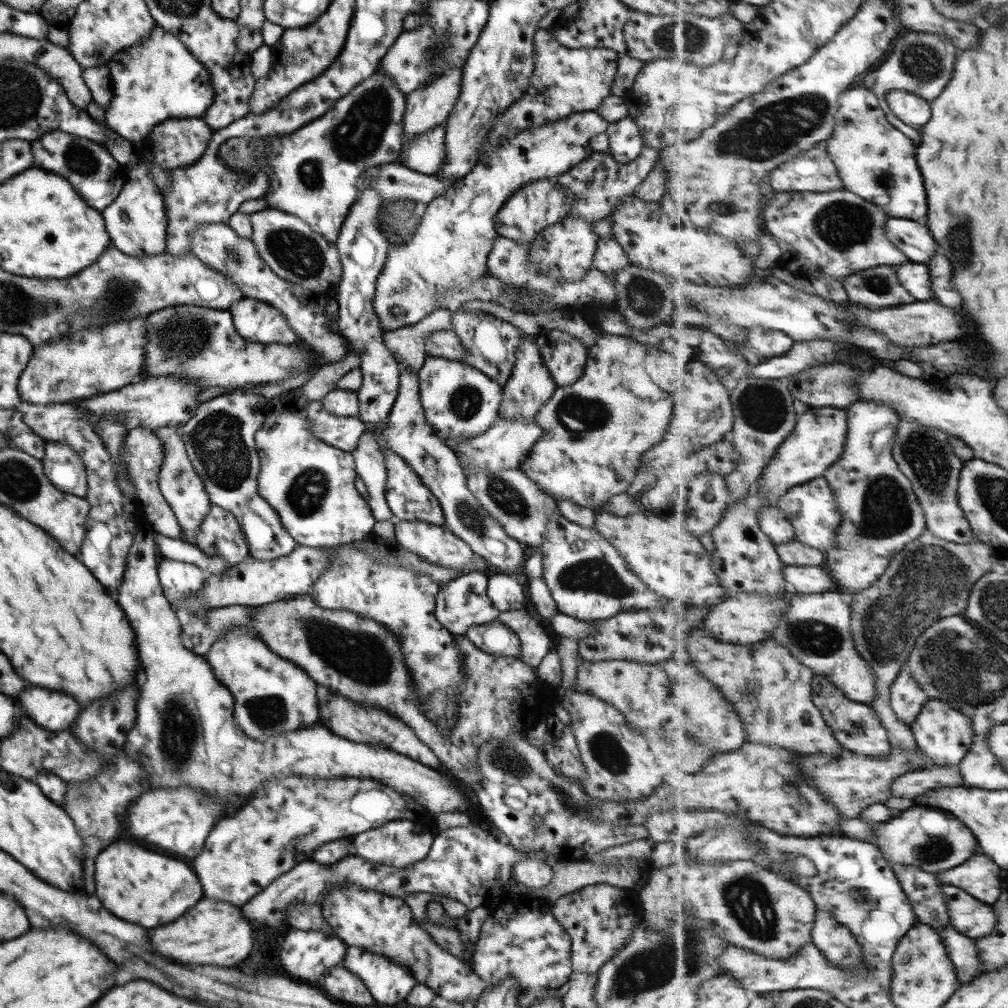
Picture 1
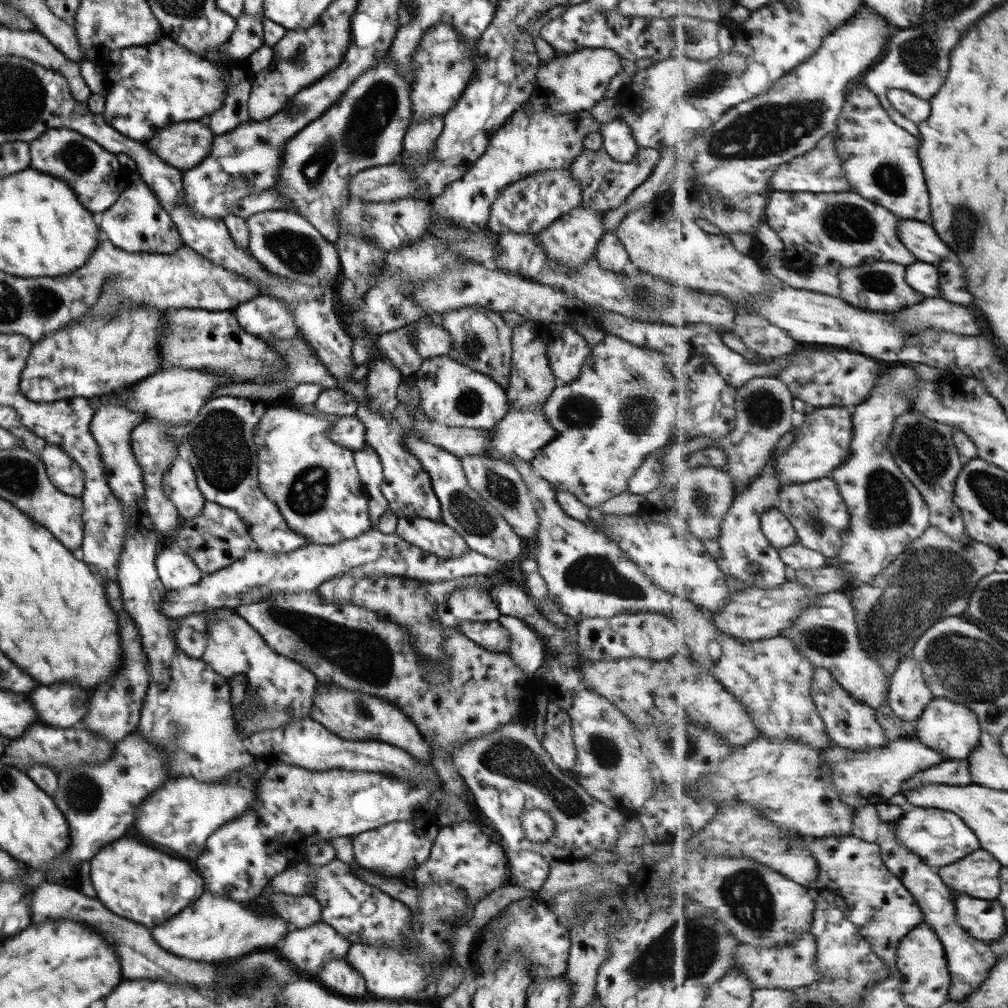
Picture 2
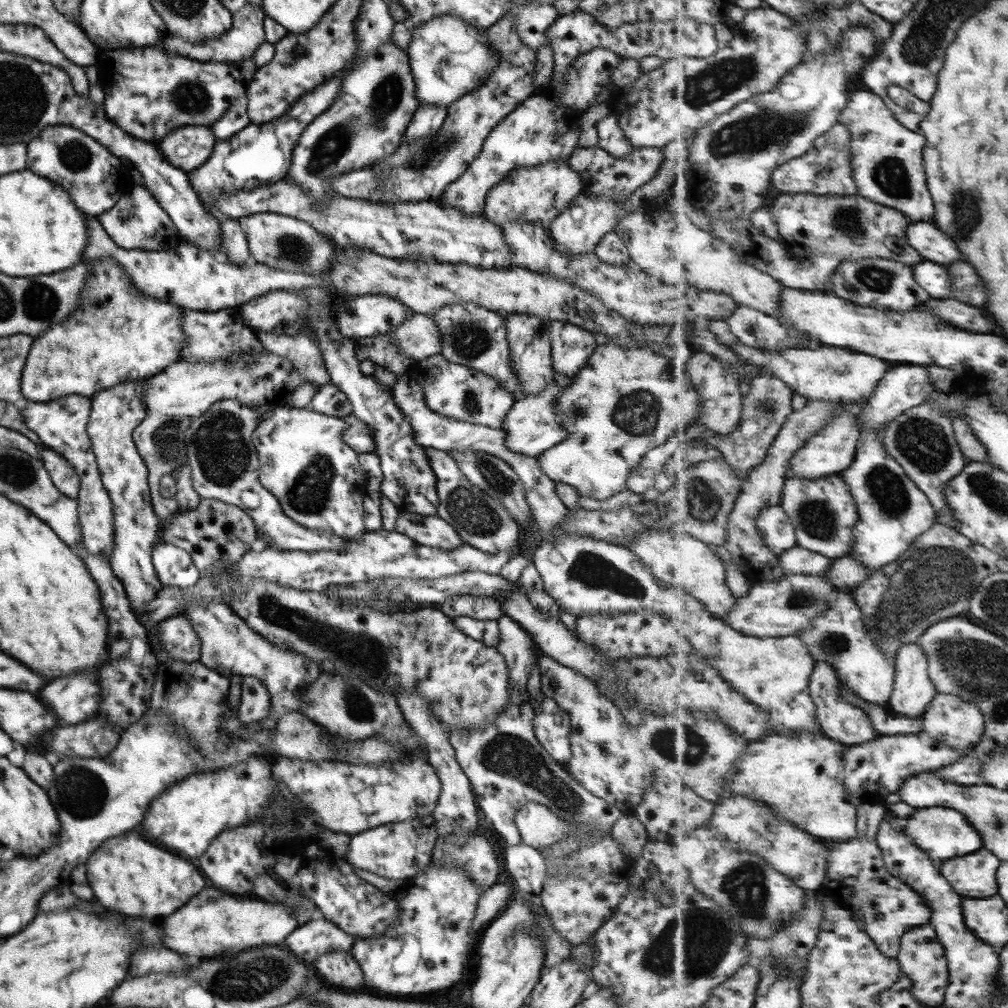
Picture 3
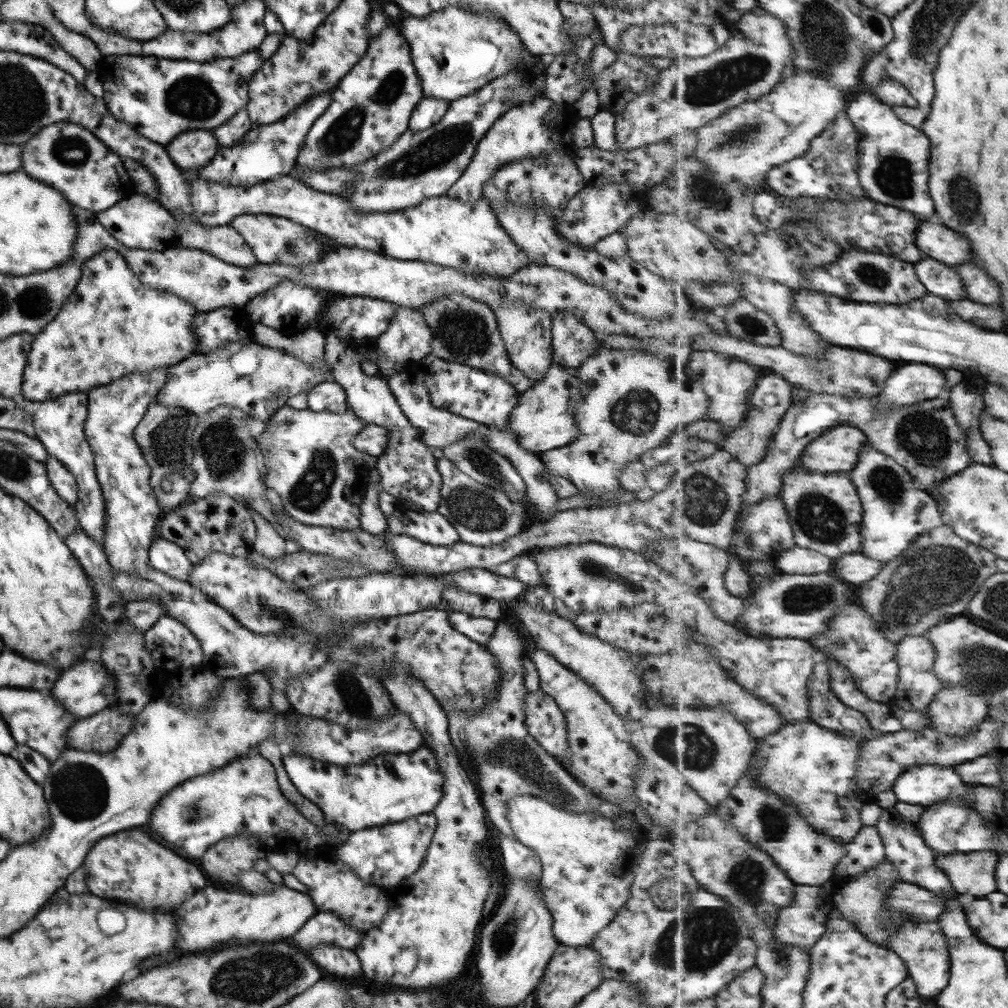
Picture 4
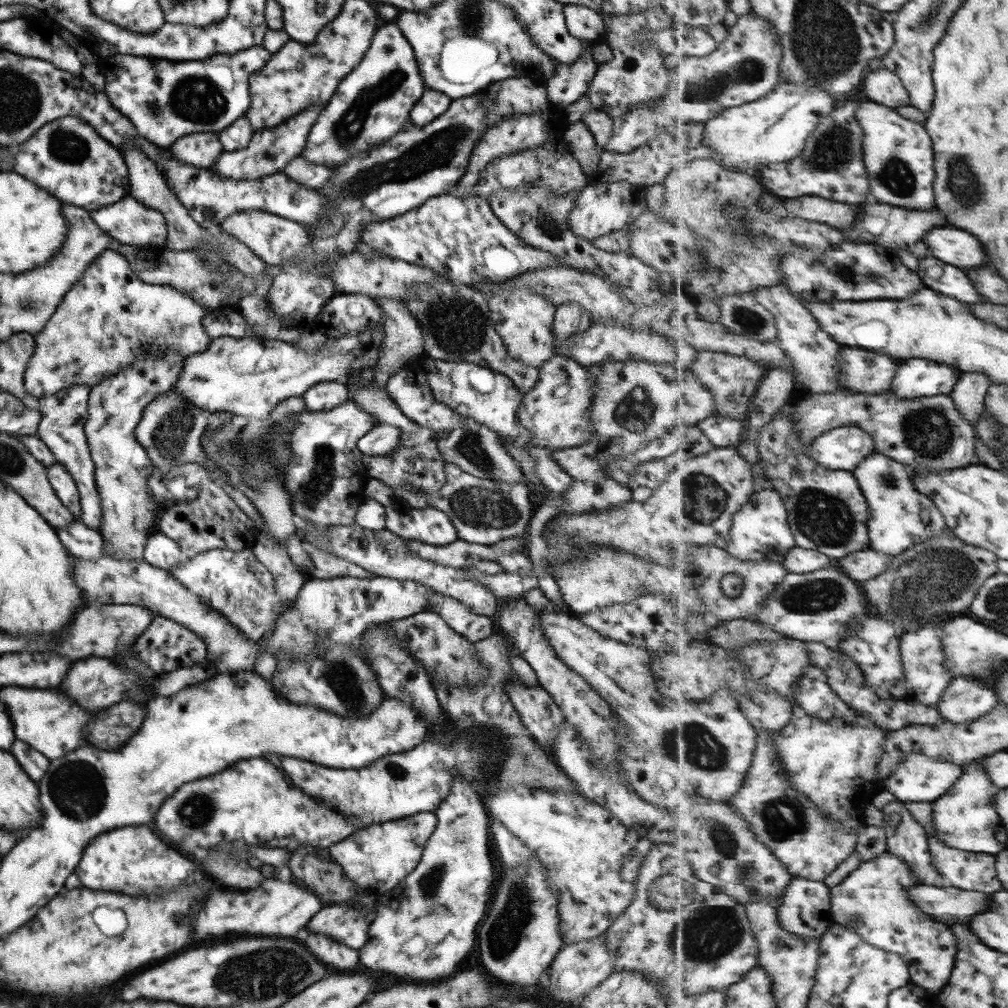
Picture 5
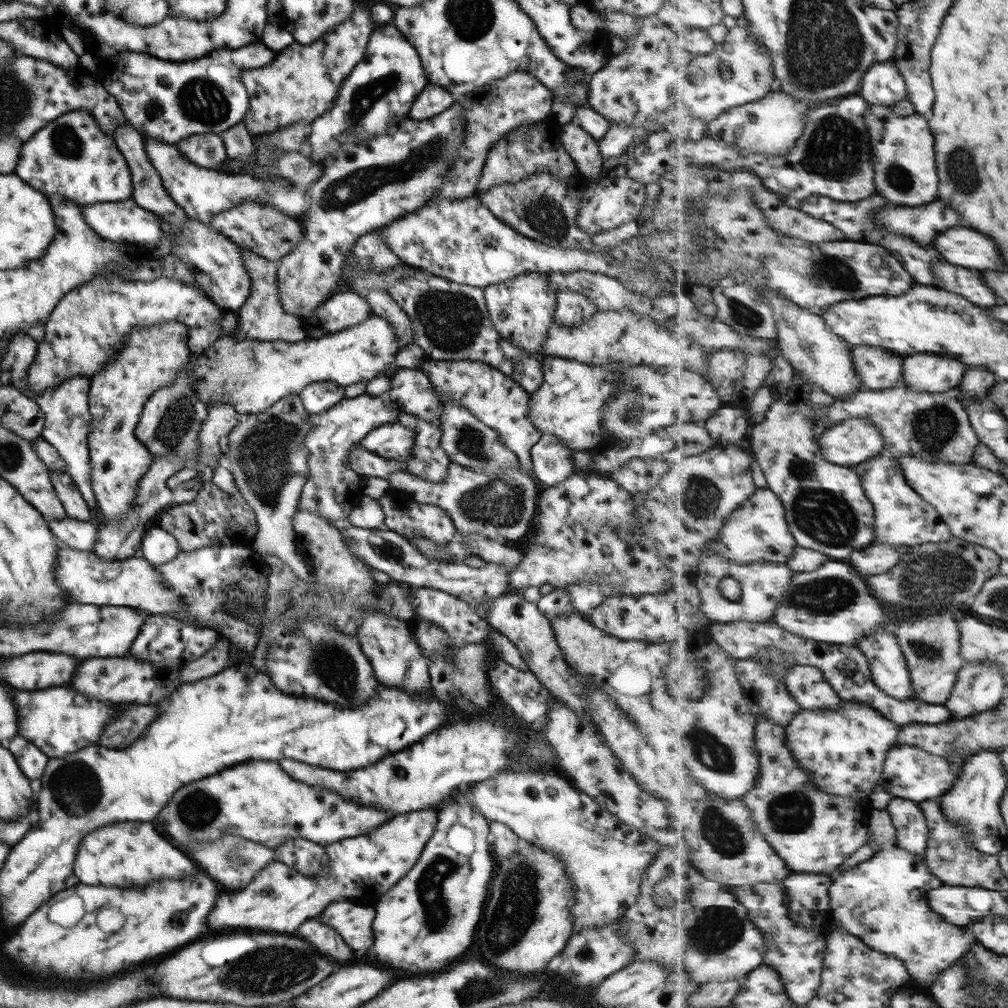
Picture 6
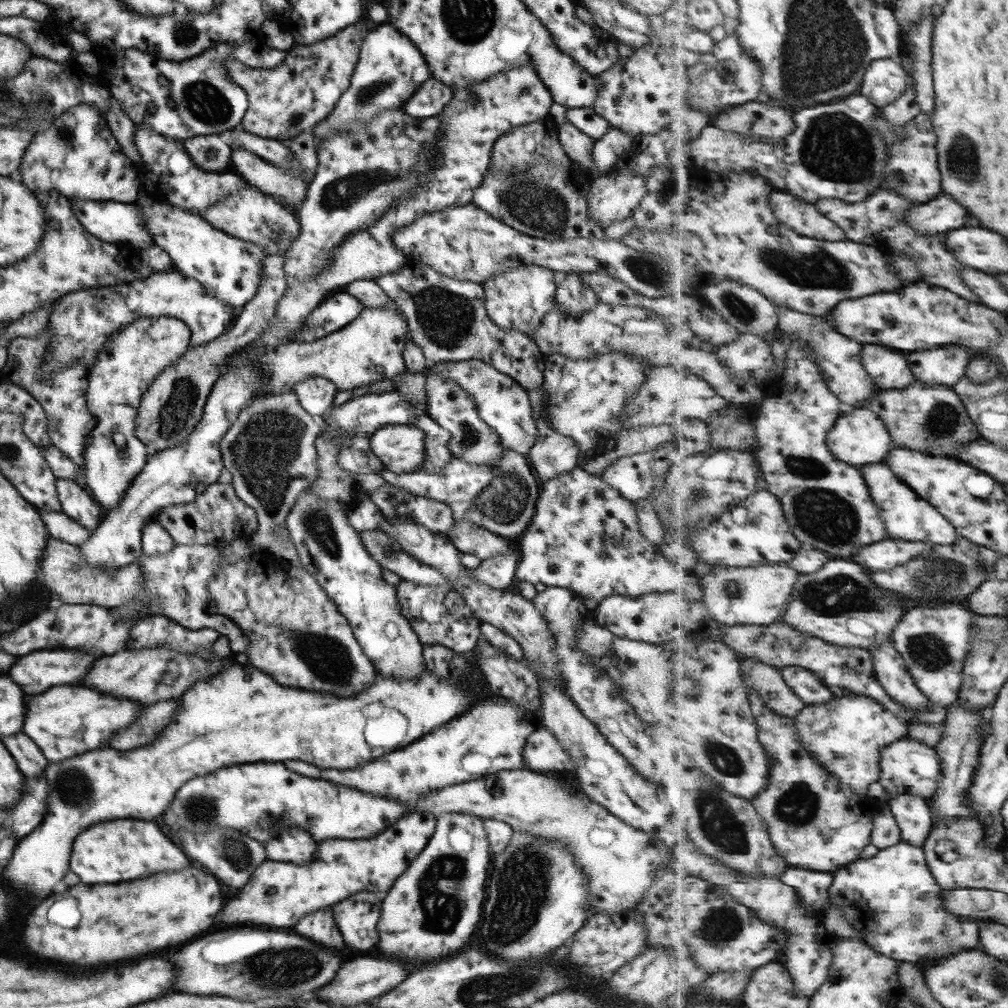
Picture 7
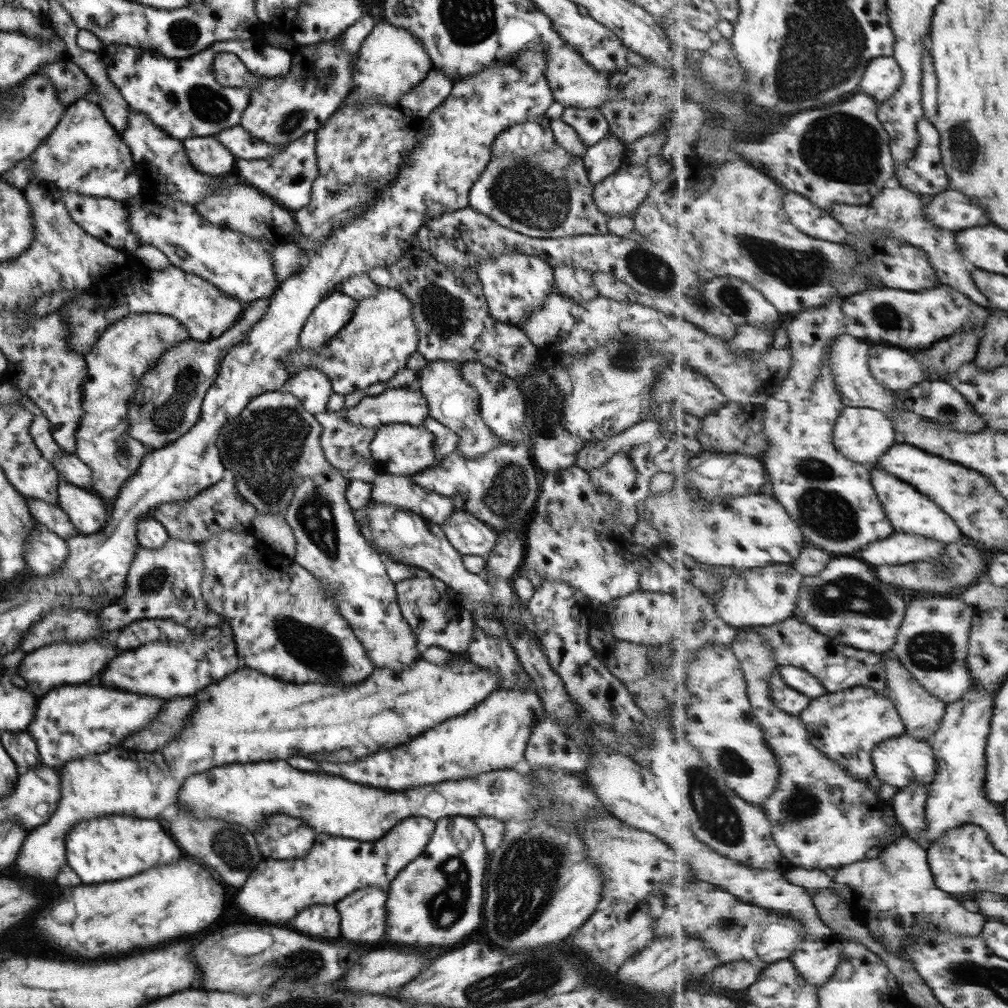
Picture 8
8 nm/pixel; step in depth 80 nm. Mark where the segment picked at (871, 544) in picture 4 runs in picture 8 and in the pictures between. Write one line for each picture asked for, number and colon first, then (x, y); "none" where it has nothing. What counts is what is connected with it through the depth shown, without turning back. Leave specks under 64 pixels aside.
5: (901, 517)
6: (903, 518)
7: (909, 517)
8: (911, 511)

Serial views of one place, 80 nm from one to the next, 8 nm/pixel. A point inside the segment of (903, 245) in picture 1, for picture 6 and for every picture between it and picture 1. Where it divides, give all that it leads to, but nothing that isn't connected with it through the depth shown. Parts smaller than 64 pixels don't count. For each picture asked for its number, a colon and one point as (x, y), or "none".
2: (921, 239)
3: (934, 245)
4: (935, 240)
5: (956, 247)
6: (964, 247)

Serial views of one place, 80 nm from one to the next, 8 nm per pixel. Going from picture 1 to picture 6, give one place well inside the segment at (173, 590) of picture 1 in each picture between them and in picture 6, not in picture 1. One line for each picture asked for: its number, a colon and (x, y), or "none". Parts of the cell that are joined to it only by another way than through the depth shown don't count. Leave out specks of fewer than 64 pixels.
2: (175, 569)
3: (173, 566)
4: (164, 556)
5: (160, 551)
6: (156, 546)

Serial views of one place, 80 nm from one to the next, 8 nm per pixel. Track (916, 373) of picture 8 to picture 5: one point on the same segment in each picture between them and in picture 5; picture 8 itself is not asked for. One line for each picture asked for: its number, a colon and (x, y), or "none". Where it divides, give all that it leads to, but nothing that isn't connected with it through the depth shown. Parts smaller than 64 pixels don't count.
5: (864, 371)
6: (879, 370)
7: (889, 370)

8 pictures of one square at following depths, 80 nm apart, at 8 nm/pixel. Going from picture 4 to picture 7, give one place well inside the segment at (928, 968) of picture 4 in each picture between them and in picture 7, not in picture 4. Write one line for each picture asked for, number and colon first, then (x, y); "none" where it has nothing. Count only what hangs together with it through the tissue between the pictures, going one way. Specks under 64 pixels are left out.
5: (873, 900)
6: (884, 899)
7: (893, 897)

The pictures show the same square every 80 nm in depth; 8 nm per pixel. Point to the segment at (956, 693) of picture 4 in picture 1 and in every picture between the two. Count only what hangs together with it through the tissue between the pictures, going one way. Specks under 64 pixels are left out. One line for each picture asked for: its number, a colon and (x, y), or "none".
1: (945, 734)
2: (951, 729)
3: (949, 719)

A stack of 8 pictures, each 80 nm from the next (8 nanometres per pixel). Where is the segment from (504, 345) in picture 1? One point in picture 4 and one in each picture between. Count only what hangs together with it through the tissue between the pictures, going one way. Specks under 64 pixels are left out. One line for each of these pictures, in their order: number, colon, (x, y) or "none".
2: (481, 340)
3: (471, 335)
4: (464, 330)

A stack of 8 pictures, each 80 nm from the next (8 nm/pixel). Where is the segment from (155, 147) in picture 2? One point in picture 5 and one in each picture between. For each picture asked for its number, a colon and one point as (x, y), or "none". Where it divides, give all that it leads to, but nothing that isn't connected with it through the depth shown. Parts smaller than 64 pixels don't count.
3: (187, 147)
4: (190, 150)
5: (200, 150)

